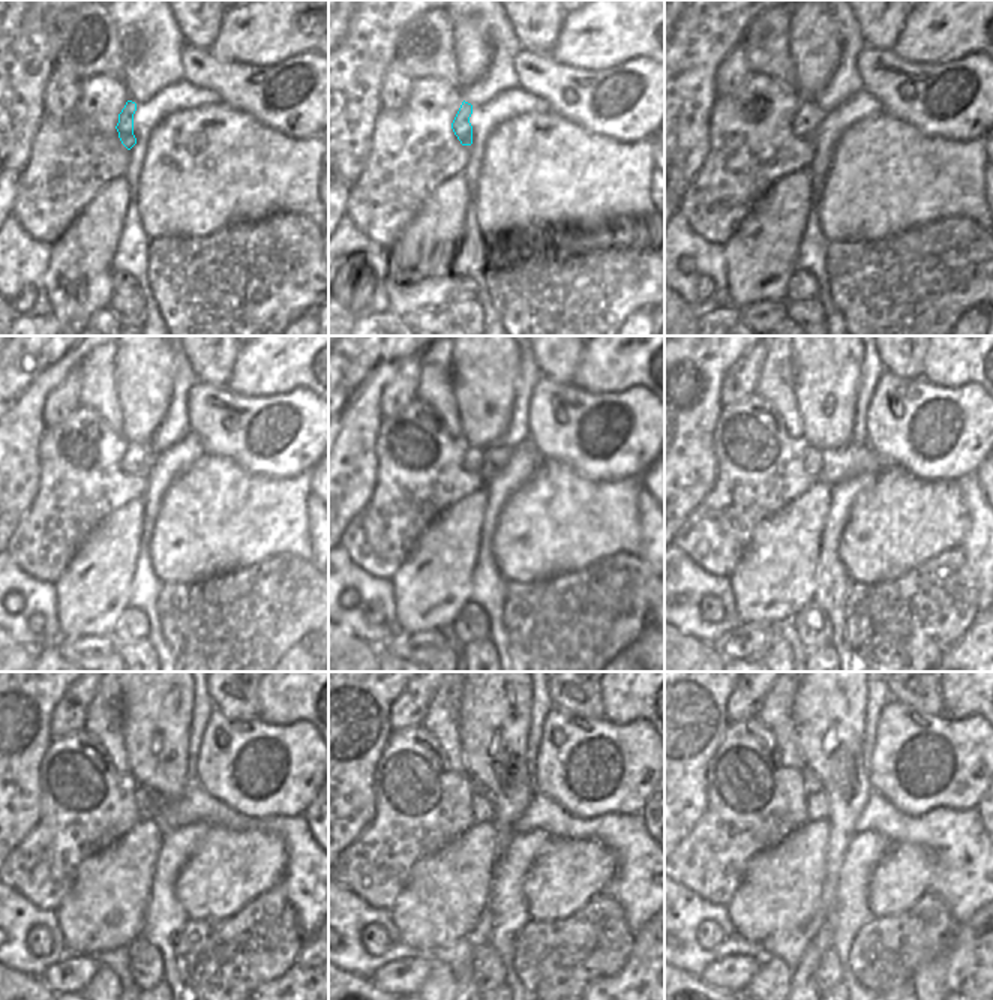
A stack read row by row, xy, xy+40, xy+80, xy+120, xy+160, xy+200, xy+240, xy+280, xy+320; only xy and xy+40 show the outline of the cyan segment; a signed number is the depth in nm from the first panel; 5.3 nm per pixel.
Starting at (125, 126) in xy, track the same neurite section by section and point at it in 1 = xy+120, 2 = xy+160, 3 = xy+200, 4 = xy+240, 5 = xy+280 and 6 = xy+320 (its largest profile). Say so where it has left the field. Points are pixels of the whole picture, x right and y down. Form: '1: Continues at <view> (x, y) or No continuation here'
1: Continues at xy+120 (137, 461)
2: Continues at xy+160 (474, 458)
3: Continues at xy+200 (812, 461)
4: Continues at xy+240 (144, 805)
5: Continues at xy+280 (482, 808)
6: Continues at xy+320 (818, 805).

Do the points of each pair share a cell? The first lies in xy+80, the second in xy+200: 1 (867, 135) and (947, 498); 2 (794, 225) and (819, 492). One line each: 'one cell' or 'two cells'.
1: one cell
2: one cell

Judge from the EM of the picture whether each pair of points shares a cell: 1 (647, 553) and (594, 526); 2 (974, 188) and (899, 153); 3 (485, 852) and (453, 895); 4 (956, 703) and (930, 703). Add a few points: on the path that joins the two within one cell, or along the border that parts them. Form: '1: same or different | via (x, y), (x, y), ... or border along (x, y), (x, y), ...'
1: different | border along (639, 514), (639, 550), (636, 555)
2: same | via (956, 188), (947, 179), (924, 179), (917, 171)
3: same | via (474, 862), (455, 885)
4: different | border along (939, 687), (944, 714)

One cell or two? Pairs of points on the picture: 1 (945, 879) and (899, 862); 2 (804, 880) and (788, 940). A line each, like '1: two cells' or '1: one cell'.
1: two cells
2: two cells

